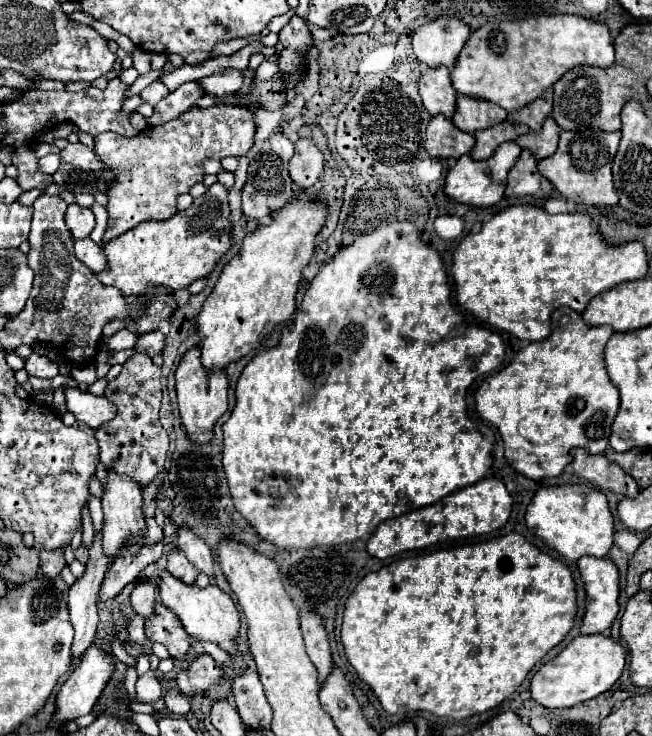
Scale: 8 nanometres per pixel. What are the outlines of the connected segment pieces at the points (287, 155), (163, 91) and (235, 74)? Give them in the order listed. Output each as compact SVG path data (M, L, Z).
M280 132L272 134L270 136L270 144L272 144L272 150L284 160L284 162L290 162L290 158L294 156L294 144Z
M158 80L158 82L152 82L150 86L146 86L142 92L140 92L140 96L144 98L144 102L148 102L148 104L156 104L156 102L160 102L162 98L166 98L168 96L168 88Z
M226 68L226 70L222 70L222 74L210 74L210 76L202 78L198 84L206 92L212 92L216 96L228 96L228 94L236 94L240 90L242 82L244 82L242 70Z

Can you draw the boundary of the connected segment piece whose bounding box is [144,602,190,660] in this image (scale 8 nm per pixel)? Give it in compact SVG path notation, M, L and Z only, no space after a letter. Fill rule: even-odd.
M156 602L154 614L144 622L144 628L146 636L152 642L164 644L172 658L182 660L186 656L190 648L190 636L184 632L178 616L170 608L164 608L164 604Z

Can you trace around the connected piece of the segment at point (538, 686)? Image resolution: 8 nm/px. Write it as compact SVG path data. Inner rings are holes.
M580 634L534 674L530 692L532 698L546 708L568 708L606 692L622 676L624 664L626 650L622 644L604 634Z

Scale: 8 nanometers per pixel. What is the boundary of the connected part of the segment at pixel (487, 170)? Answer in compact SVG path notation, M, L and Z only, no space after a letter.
M508 142L508 144L502 144L500 148L496 148L496 152L488 160L476 162L468 154L460 156L458 162L456 162L456 166L446 176L446 194L450 198L454 198L456 202L460 202L460 204L478 206L478 208L494 206L504 196L506 176L508 176L510 168L516 164L520 152L522 152L522 148L516 142Z

